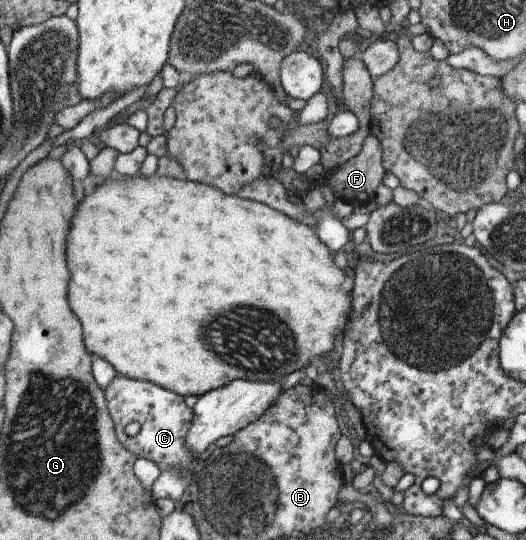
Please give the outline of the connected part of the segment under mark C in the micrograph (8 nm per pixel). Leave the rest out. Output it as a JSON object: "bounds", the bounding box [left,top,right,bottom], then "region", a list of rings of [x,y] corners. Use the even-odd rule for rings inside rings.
{"bounds":[104,374,198,475],"region":[[[118,374],[113,383],[106,387],[104,394],[115,424],[115,435],[124,448],[137,458],[142,457],[155,462],[161,472],[169,467],[183,467],[188,475],[194,475],[194,468],[198,462],[192,463],[191,448],[185,441],[193,421],[194,411],[193,408],[188,407],[183,396],[150,381],[131,379]],[[130,422],[140,424],[140,431],[136,437],[130,437],[124,433],[124,428]]]}

